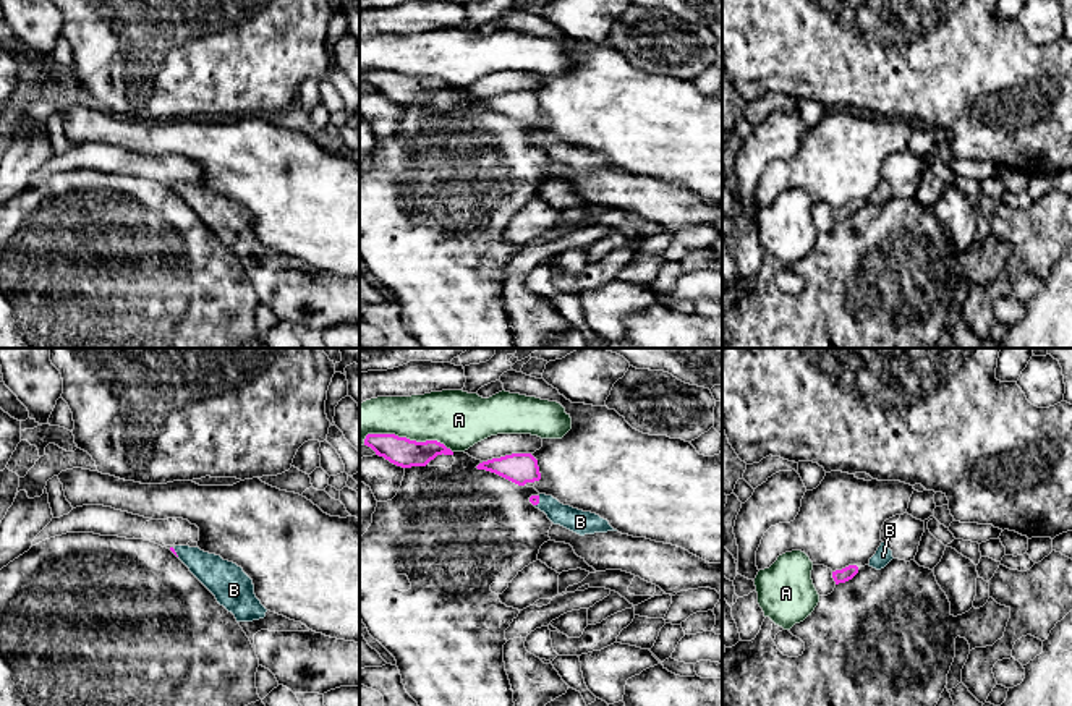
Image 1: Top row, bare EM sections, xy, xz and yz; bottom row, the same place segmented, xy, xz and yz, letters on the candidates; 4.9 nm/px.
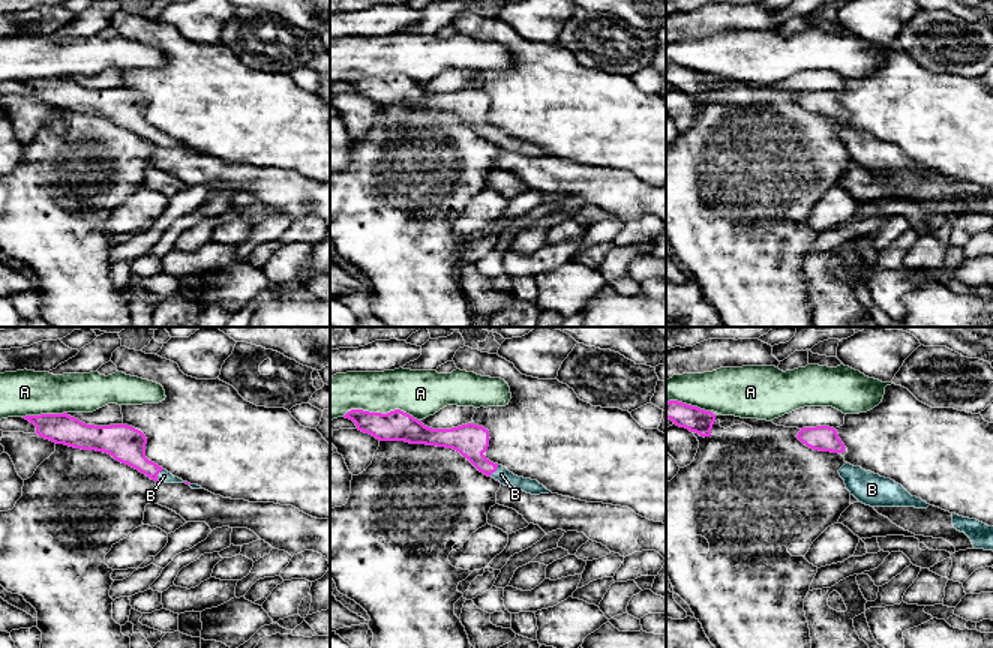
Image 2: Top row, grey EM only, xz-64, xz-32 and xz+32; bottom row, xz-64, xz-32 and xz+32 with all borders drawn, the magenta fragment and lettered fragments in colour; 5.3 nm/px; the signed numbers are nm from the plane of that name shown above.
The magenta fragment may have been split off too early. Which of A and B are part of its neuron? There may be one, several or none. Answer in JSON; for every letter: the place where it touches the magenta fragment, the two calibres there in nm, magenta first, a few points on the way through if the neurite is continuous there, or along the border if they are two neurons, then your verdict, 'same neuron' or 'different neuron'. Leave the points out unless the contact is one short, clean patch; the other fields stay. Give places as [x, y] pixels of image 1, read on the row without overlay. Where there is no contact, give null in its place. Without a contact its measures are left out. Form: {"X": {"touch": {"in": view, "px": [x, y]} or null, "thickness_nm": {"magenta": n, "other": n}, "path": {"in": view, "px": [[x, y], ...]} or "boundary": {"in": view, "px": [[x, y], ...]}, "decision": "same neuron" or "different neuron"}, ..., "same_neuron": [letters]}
{"A": {"touch": {"in": "xz", "px": [408, 76]}, "thickness_nm": {"magenta": 140, "other": 280}, "decision": "different neuron"}, "B": {"touch": {"in": "xz", "px": [538, 138]}, "thickness_nm": {"magenta": 50, "other": 120}, "path": {"in": "xz", "px": [[535, 136], [538, 138], [580, 159]]}, "decision": "same neuron"}, "same_neuron": ["B"]}

